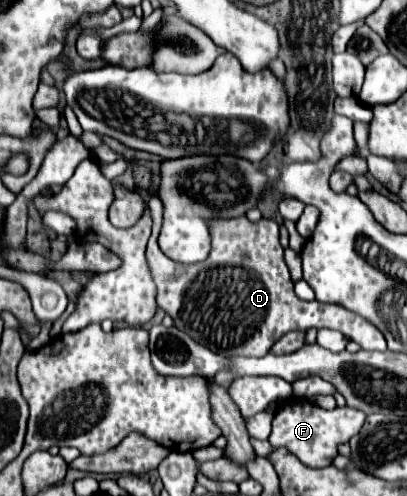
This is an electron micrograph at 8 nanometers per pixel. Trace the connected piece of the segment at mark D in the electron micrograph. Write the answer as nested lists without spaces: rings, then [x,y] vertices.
[[[130,160],[134,182],[146,190],[152,212],[152,236],[148,242],[146,258],[158,286],[158,306],[172,316],[174,326],[190,334],[194,342],[214,350],[222,356],[262,356],[268,354],[272,344],[290,330],[332,328],[340,330],[346,338],[358,342],[364,350],[386,350],[382,332],[362,316],[322,302],[306,302],[294,294],[294,284],[284,262],[284,248],[278,240],[278,224],[270,218],[250,222],[242,218],[210,218],[212,250],[206,260],[196,264],[180,264],[170,260],[158,248],[158,234],[162,226],[164,206],[158,190],[152,186],[152,172]]]

